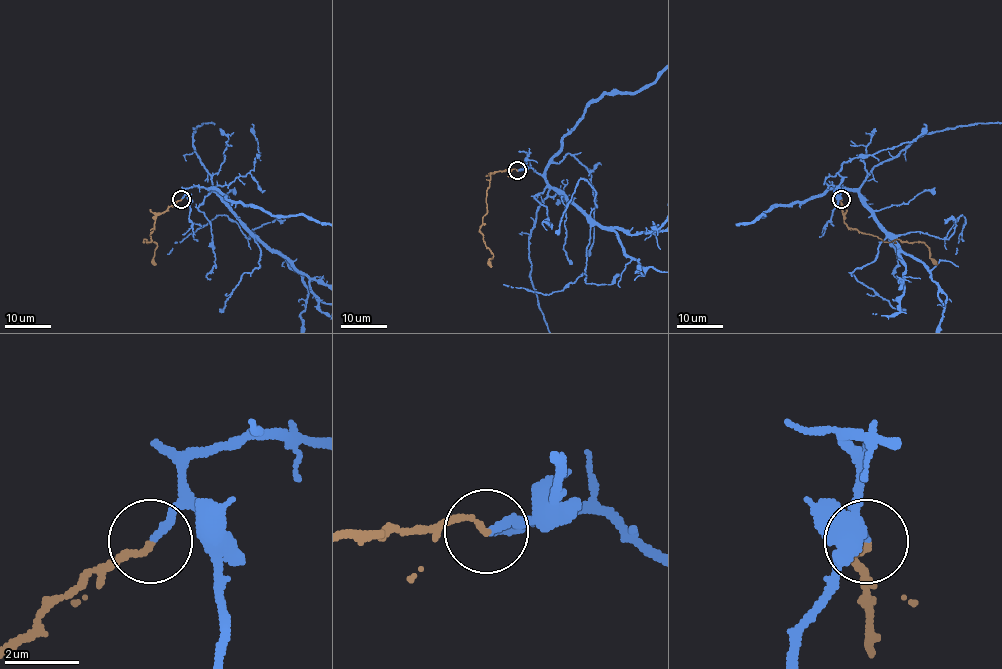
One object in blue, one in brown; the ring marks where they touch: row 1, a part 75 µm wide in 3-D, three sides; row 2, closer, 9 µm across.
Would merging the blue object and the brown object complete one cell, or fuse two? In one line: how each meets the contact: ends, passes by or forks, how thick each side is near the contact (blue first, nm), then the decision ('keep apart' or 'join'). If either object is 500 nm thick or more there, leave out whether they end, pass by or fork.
blue ends | brown ends | 200/160 nm | join

